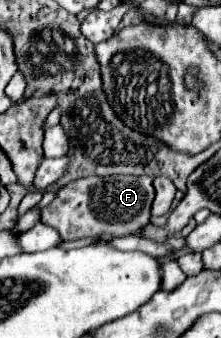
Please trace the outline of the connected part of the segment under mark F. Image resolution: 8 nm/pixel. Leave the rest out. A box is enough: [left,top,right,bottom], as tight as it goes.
[40,176,154,240]

